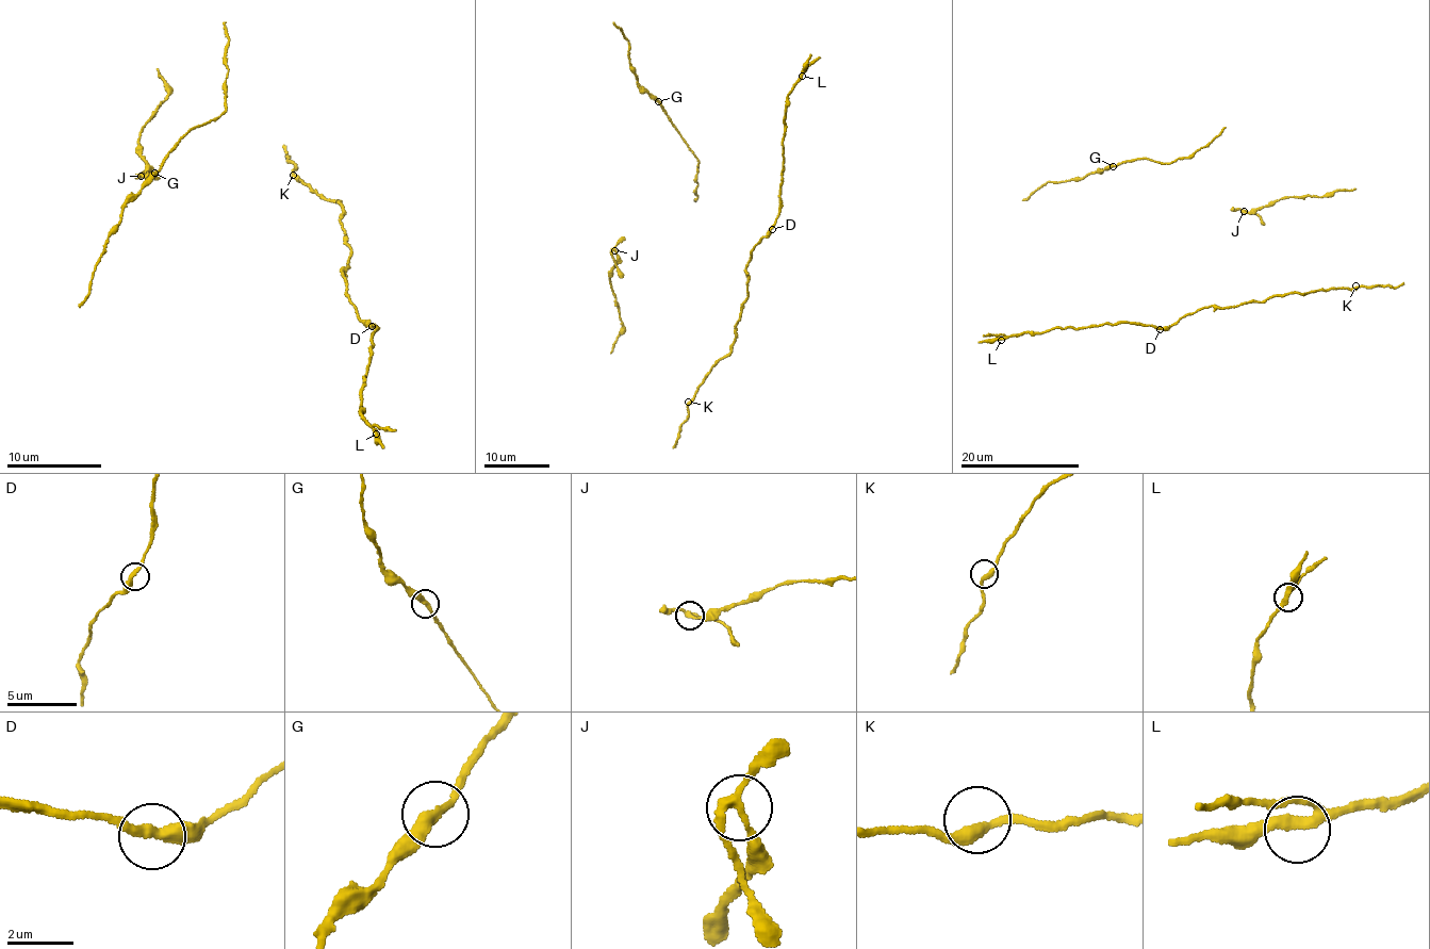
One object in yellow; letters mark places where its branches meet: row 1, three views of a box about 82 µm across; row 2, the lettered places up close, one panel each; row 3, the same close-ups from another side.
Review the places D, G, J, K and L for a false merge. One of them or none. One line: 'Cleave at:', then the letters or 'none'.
Cleave at: none

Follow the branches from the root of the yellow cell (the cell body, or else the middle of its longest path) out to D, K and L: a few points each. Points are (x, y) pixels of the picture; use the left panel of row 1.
D: (348, 262), (342, 272), (345, 295), (362, 321), (372, 326)
K: (348, 262), (351, 254), (340, 219), (342, 201), (324, 197), (293, 175)
L: (348, 262), (342, 272), (345, 295), (358, 317), (377, 327), (362, 380), (358, 413), (376, 434)

